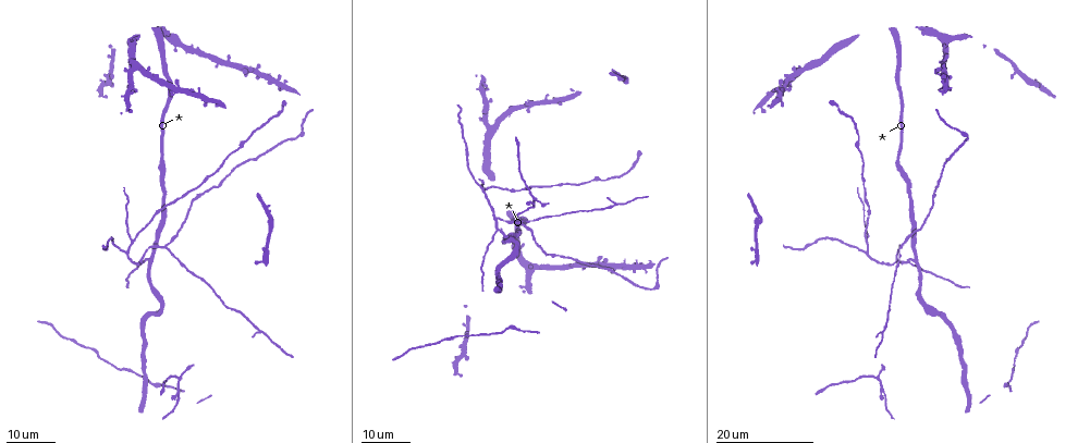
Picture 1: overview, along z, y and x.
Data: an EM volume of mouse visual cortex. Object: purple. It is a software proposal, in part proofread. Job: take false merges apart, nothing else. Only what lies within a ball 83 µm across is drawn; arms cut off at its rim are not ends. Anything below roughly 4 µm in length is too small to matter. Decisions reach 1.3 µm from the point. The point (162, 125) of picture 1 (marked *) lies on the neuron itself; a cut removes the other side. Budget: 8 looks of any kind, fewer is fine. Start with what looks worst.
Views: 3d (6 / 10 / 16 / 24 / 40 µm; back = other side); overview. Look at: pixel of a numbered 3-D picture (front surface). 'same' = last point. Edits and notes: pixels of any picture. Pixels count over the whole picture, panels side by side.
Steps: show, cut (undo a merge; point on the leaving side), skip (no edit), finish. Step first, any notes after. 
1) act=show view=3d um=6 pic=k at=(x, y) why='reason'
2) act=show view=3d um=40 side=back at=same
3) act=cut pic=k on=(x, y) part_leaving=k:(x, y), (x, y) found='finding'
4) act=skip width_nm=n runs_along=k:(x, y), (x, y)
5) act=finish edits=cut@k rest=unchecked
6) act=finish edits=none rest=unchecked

act=show view=3d um=24 pic=1 at=(520, 223) why='three arms meet'

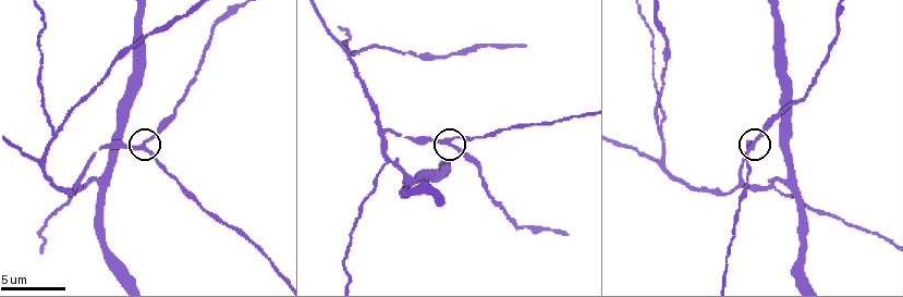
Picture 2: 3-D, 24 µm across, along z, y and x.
act=show view=3d um=6 pic=2 at=(754, 142) why='closer look'

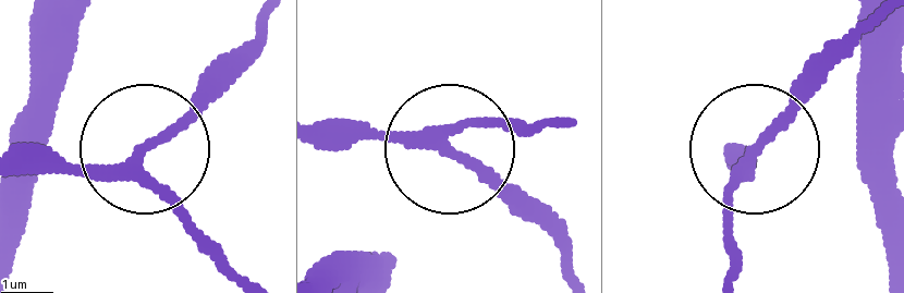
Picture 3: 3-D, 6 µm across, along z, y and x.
act=skip arms=3 found='continuous, no second neuron'

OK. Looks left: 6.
act=show view=3d um=16 pic=1 at=(261, 331) why='arms part here'

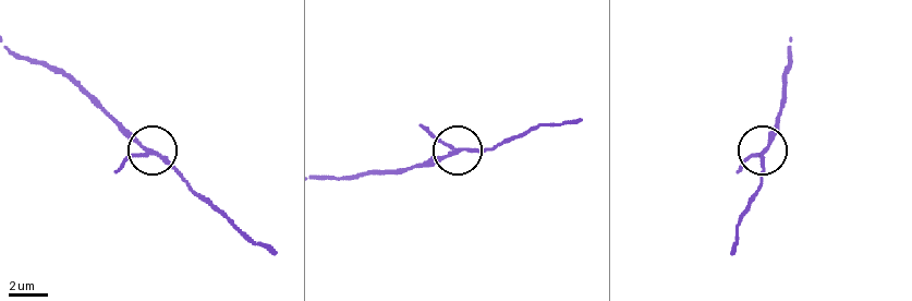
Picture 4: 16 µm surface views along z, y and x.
act=show view=3d um=6 pic=4 at=(149, 154)

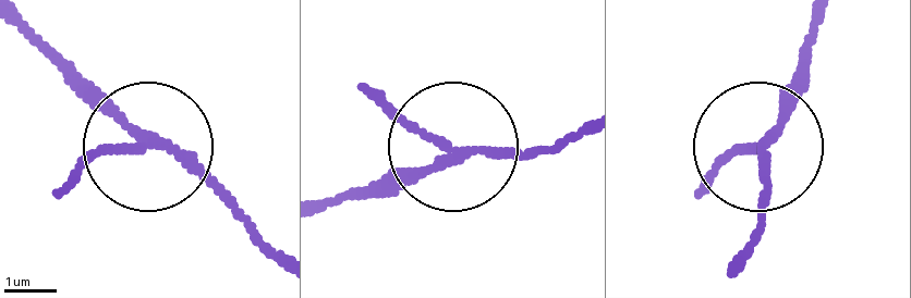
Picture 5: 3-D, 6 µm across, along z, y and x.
act=skip side_arm_um=9 runs_along=5:(23, 13), (253, 230) found='one neuron here'

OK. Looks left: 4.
act=show view=3d um=10 pic=2 at=(52, 129) why='side arm on a straight run'

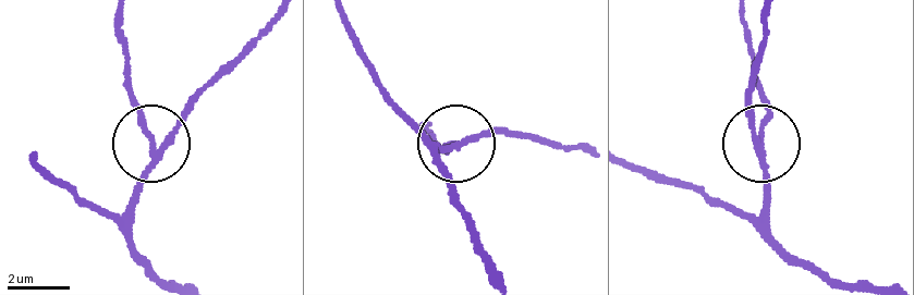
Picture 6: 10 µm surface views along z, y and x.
act=show view=3d um=6 pic=6 at=(155, 139)

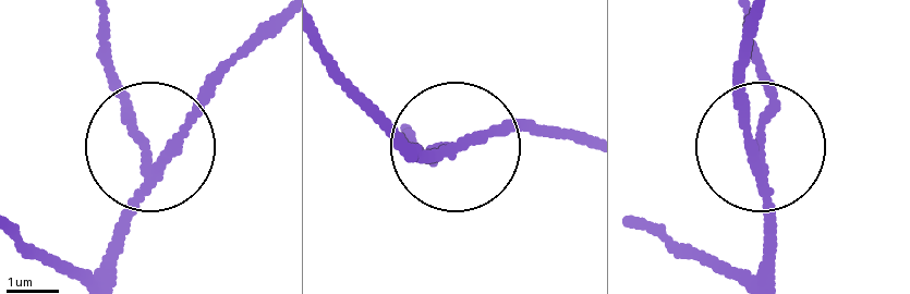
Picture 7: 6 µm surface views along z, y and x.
act=skip arms=3 found='continuous, no second neuron'

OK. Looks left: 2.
act=show view=3d um=24 pic=1 at=(180, 378) why='a fork'

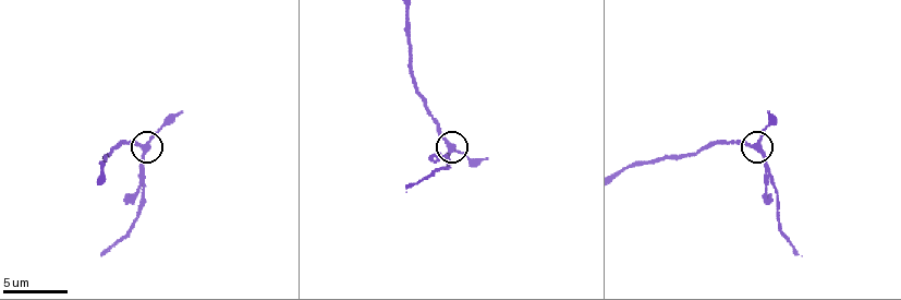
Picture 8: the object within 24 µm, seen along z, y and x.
act=show view=3d um=10 pic=8 at=(759, 150)

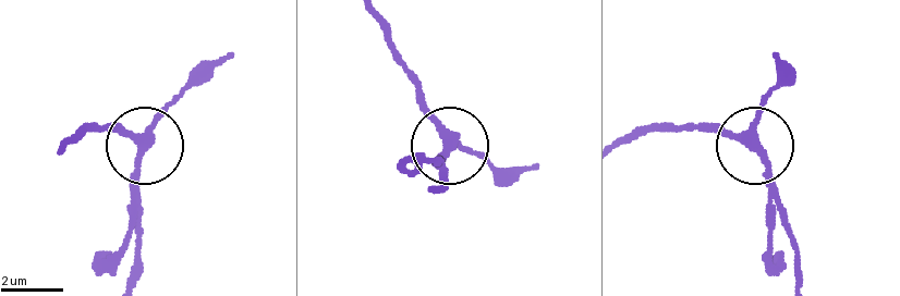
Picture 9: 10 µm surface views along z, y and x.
act=skip found='all the same neuron'

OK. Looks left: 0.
act=finish edits=none rest=unchecked

